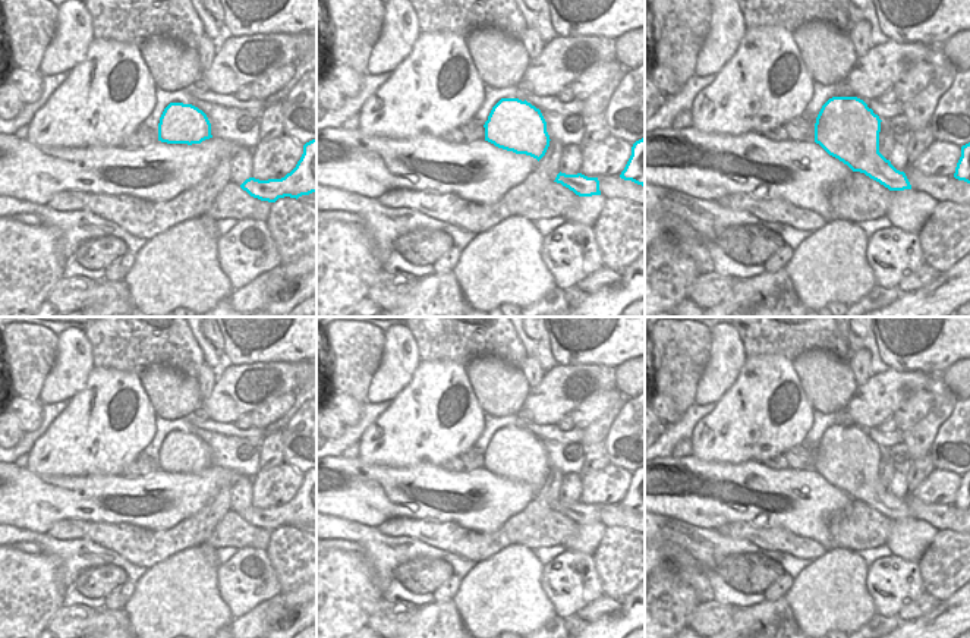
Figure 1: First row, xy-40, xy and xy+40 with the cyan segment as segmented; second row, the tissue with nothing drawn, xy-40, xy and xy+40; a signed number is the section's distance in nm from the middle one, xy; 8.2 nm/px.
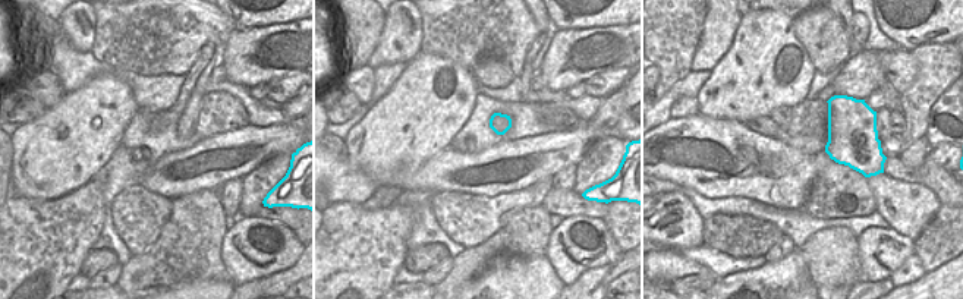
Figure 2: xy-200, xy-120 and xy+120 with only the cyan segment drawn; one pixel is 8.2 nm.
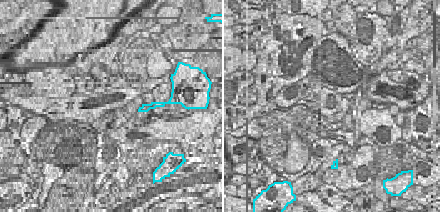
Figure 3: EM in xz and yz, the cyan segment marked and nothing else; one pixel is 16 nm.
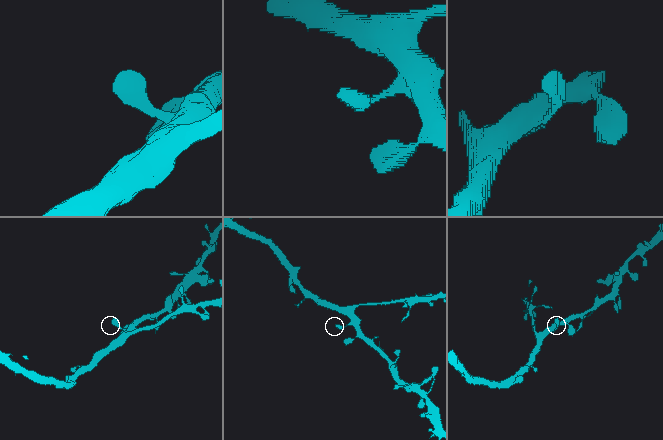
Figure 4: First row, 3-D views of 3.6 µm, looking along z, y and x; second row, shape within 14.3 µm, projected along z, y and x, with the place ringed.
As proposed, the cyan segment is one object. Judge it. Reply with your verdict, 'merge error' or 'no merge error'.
no merge error

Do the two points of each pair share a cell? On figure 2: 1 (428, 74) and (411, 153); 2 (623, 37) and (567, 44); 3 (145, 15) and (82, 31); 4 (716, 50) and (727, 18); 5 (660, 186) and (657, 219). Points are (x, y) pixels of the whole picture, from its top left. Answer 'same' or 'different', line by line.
1: same
2: same
3: different
4: same
5: different

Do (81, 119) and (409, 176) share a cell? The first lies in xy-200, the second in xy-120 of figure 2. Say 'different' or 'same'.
different

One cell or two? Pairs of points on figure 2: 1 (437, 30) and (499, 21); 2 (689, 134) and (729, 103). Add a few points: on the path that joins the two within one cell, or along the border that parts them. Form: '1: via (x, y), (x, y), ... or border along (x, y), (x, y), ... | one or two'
1: via (452, 28), (468, 21), (484, 21) | one
2: border along (699, 112), (713, 117), (738, 119), (742, 123) | two

